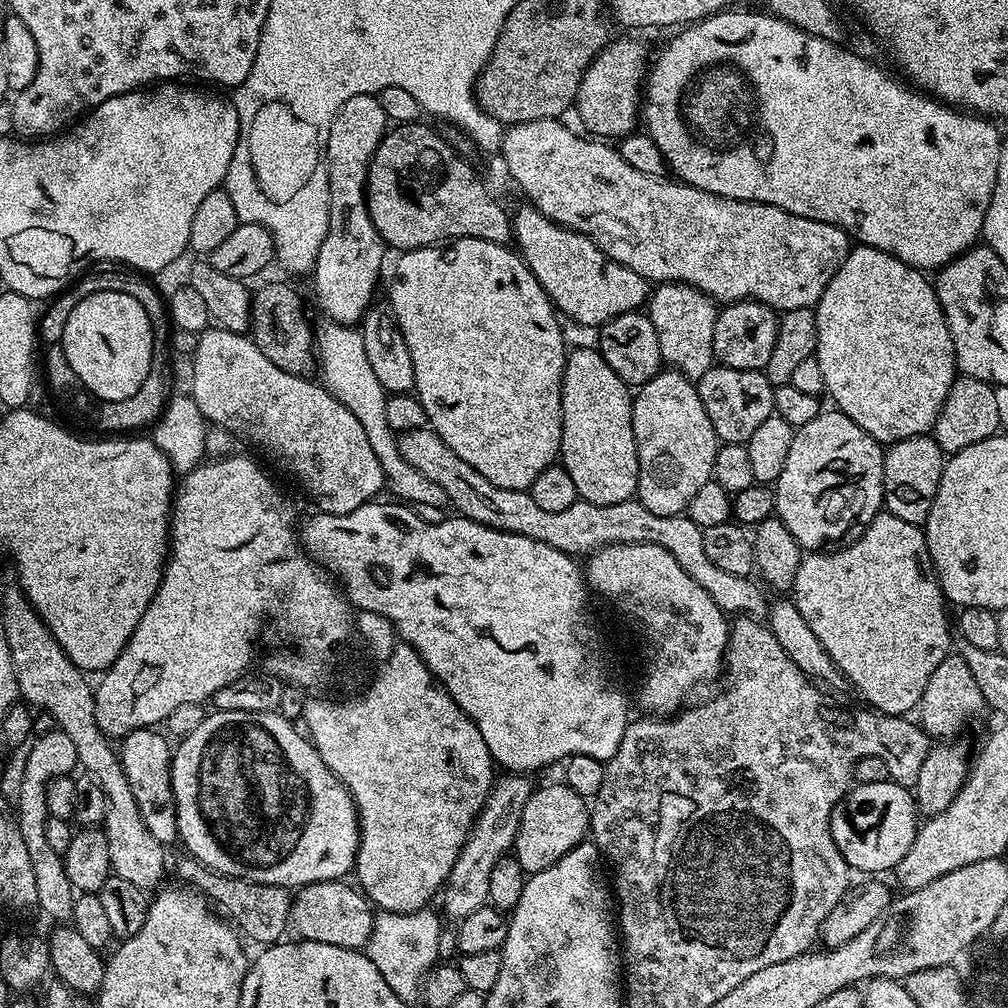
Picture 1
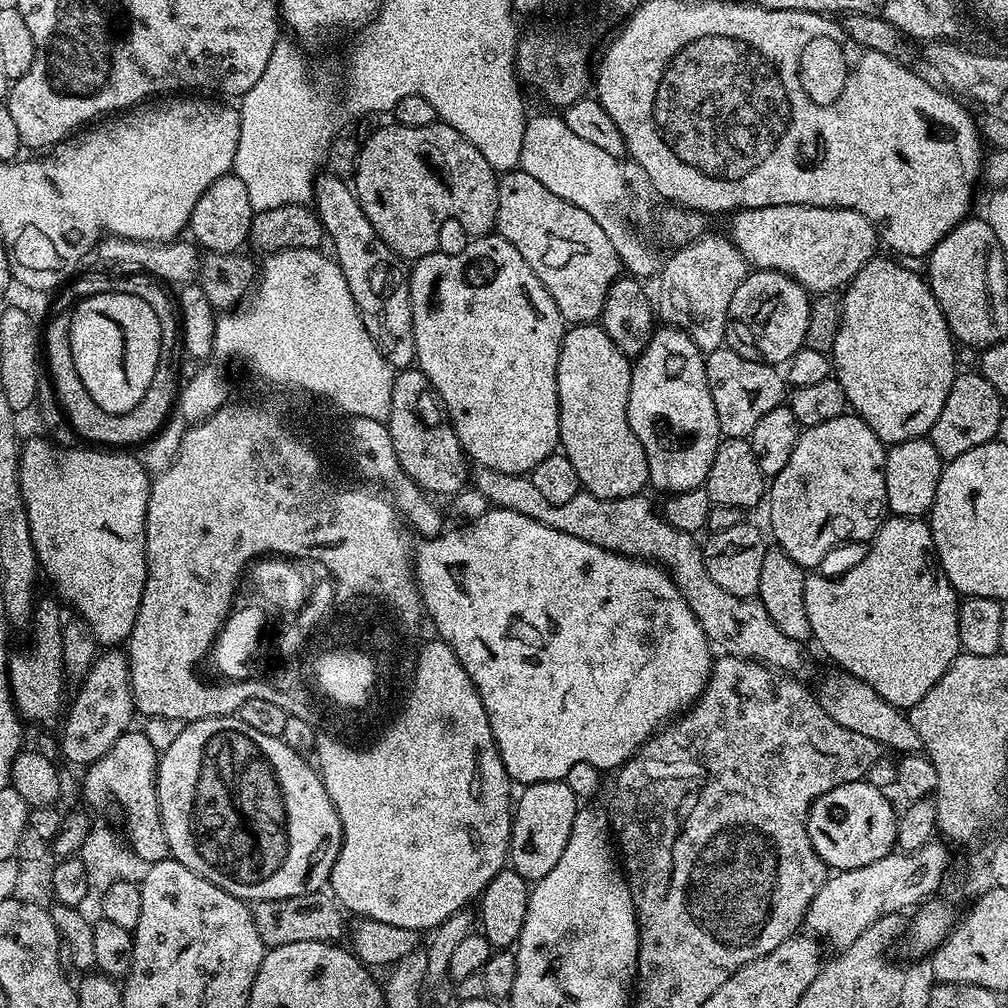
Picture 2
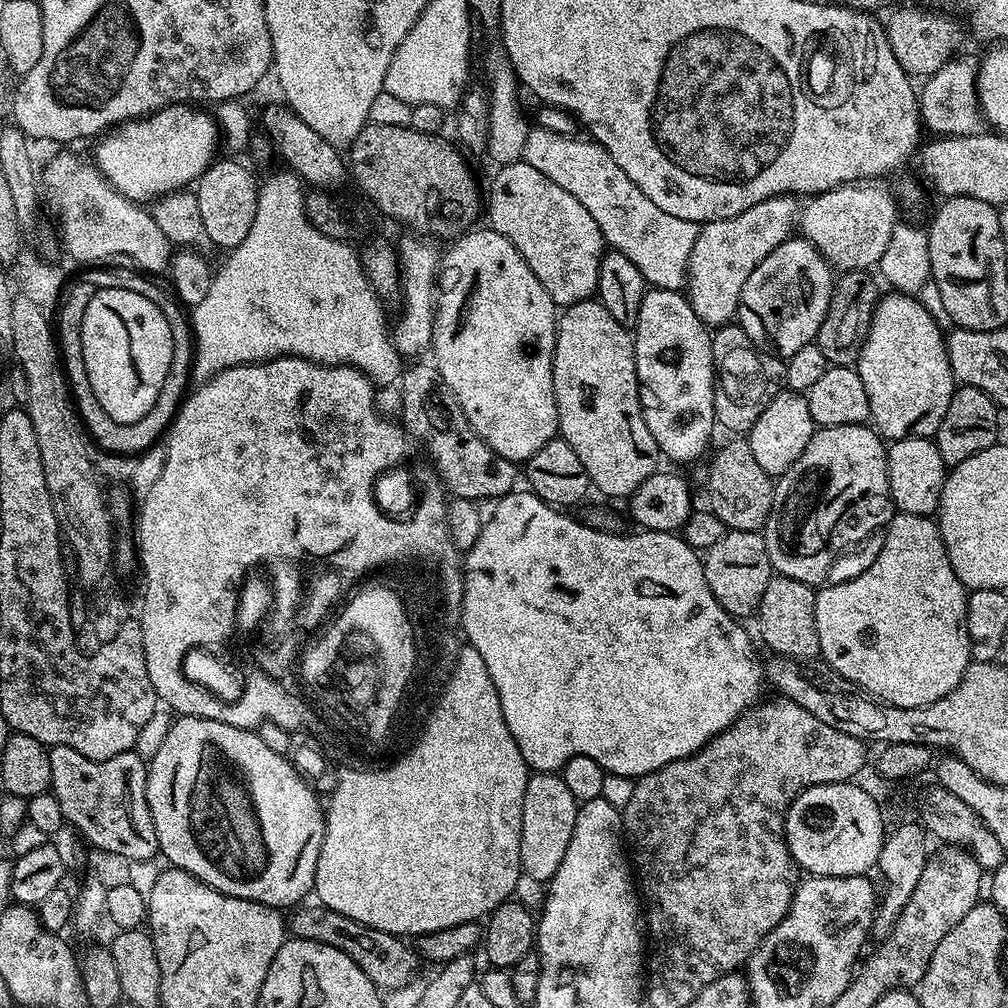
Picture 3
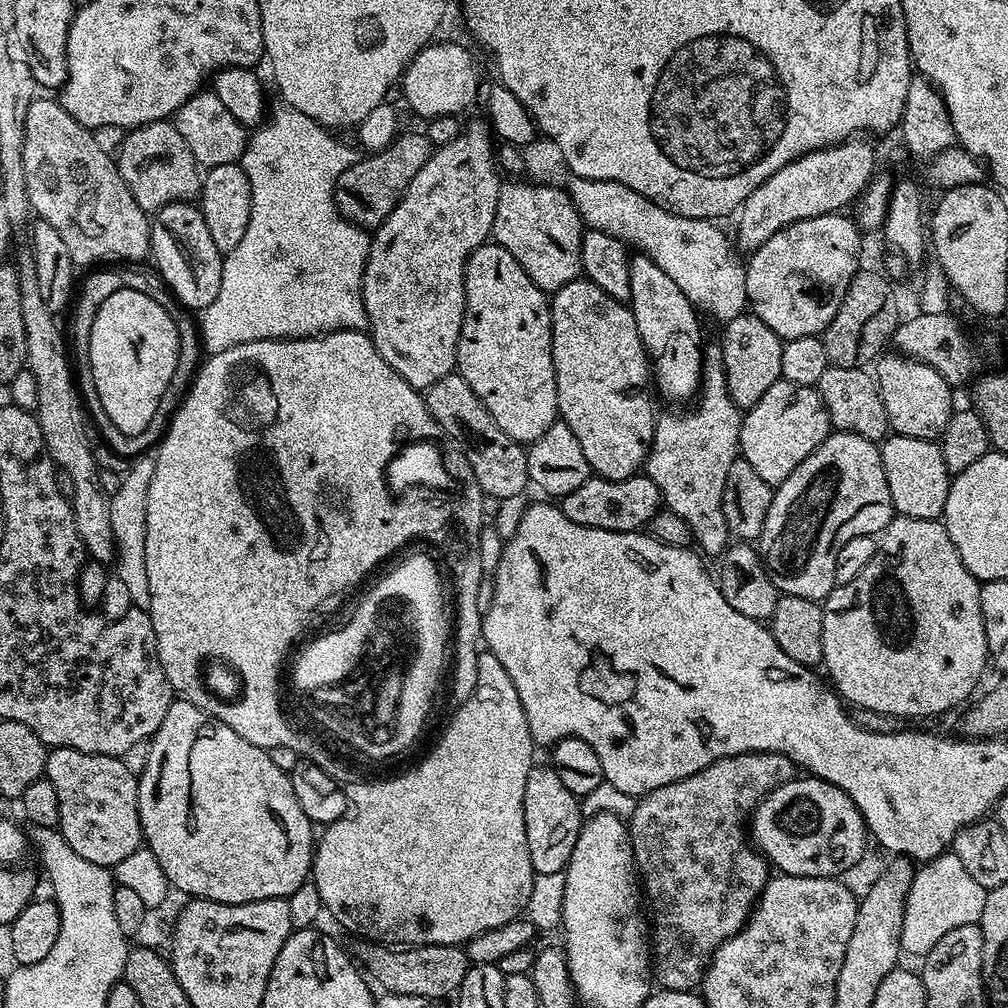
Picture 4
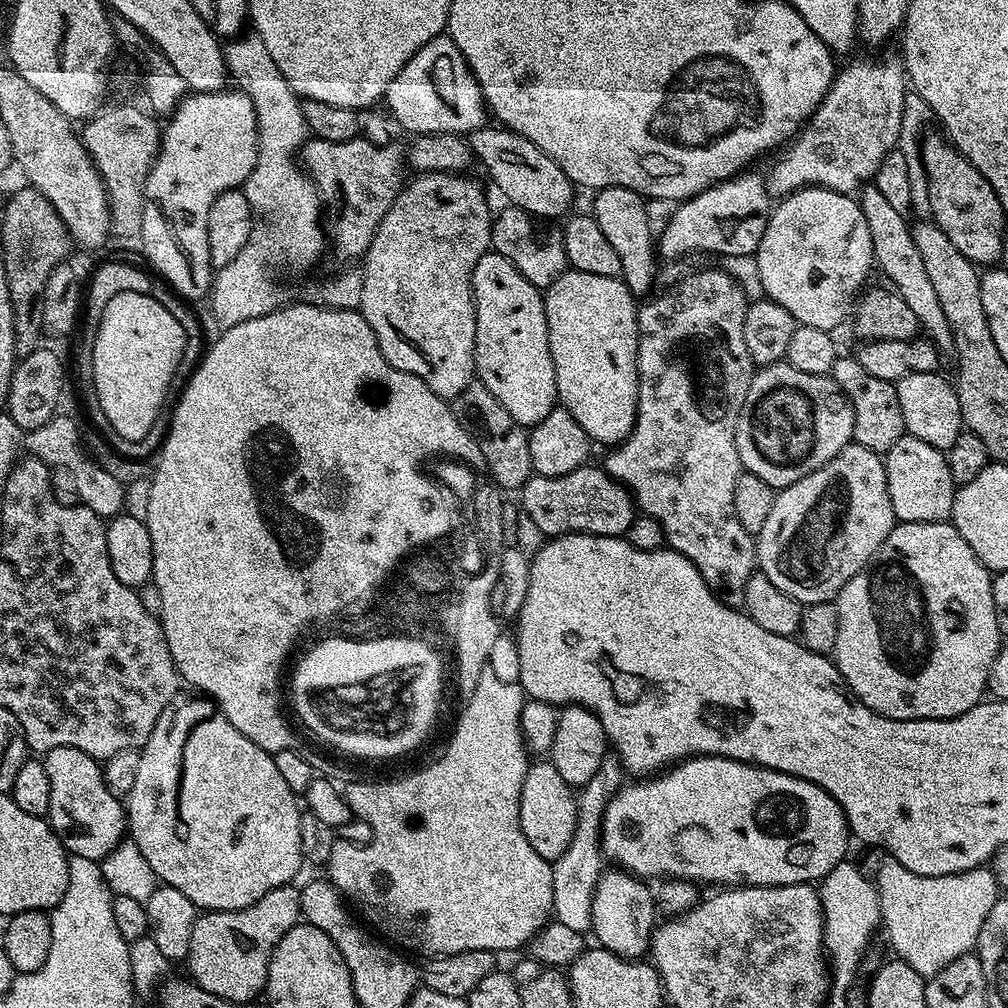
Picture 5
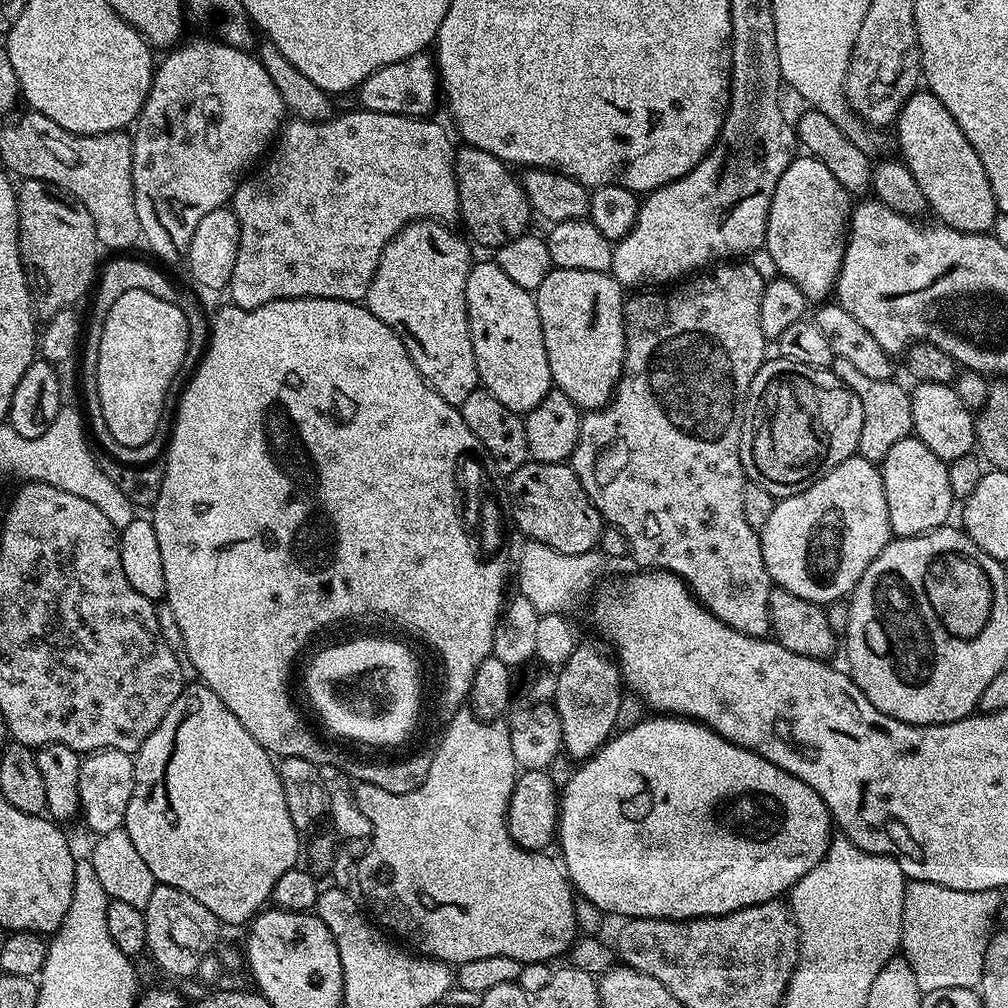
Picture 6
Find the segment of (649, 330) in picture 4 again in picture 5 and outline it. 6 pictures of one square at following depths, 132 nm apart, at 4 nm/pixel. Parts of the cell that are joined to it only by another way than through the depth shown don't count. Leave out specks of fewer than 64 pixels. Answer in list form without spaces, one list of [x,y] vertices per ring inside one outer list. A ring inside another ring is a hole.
[[[610,186],[599,189],[592,200],[590,214],[598,222],[602,234],[606,234],[610,246],[622,258],[622,270],[620,276],[624,284],[634,294],[640,292],[651,293],[652,283],[656,280],[656,260],[658,252],[654,247],[654,232],[652,236],[652,224],[648,221],[648,212],[644,209],[645,197],[640,196],[634,190],[622,186]]]

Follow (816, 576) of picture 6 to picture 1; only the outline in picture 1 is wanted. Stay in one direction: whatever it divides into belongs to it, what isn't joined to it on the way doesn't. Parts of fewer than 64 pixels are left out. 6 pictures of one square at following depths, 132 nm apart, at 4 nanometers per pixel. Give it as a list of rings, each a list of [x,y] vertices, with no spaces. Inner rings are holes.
[[[821,410],[818,418],[793,431],[786,466],[782,466],[782,474],[774,485],[775,515],[804,550],[823,549],[831,545],[828,544],[831,540],[846,535],[856,523],[860,526],[870,523],[884,503],[885,449],[858,422],[850,422],[839,410],[831,411]]]

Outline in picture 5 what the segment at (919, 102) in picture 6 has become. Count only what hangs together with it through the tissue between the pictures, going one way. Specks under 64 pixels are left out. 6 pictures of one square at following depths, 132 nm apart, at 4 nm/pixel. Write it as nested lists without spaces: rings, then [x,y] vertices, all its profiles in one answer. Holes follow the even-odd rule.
[[[925,135],[920,152],[929,180],[931,219],[944,231],[946,238],[950,238],[950,242],[962,250],[967,260],[977,266],[995,265],[1004,248],[1006,209],[998,202],[990,182],[986,182],[980,171],[943,135]]]

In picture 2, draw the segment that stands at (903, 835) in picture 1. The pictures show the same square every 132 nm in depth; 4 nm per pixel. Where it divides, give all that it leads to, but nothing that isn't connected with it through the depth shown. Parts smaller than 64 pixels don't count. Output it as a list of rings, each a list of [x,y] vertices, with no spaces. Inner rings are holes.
[[[855,780],[849,784],[838,786],[826,794],[822,794],[812,804],[808,811],[808,837],[814,846],[814,850],[825,864],[832,870],[857,868],[858,866],[870,866],[870,862],[878,862],[887,852],[897,847],[896,822],[897,809],[892,809],[892,804],[887,800],[885,789],[870,786],[867,780]]]

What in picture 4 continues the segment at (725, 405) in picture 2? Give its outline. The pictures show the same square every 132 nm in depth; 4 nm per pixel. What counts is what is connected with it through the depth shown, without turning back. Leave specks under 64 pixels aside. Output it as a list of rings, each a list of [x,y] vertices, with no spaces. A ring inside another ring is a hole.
[[[743,314],[734,318],[732,321],[725,323],[724,340],[719,341],[720,353],[724,359],[724,373],[726,374],[726,383],[728,383],[728,393],[736,407],[741,410],[753,408],[774,386],[776,380],[781,379],[780,371],[782,370],[782,350],[783,343],[762,318],[751,314]]]

